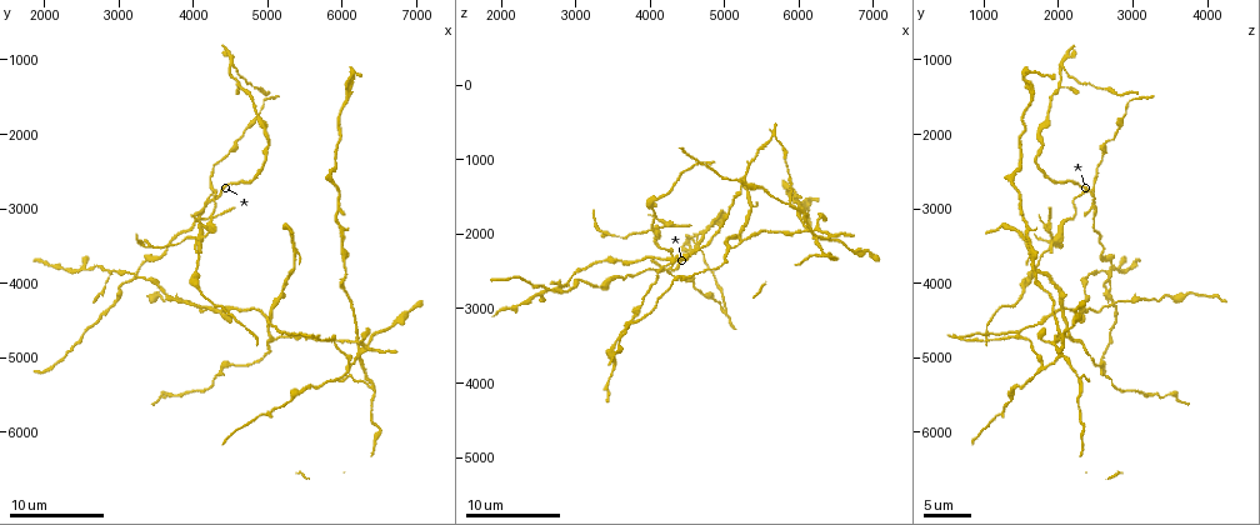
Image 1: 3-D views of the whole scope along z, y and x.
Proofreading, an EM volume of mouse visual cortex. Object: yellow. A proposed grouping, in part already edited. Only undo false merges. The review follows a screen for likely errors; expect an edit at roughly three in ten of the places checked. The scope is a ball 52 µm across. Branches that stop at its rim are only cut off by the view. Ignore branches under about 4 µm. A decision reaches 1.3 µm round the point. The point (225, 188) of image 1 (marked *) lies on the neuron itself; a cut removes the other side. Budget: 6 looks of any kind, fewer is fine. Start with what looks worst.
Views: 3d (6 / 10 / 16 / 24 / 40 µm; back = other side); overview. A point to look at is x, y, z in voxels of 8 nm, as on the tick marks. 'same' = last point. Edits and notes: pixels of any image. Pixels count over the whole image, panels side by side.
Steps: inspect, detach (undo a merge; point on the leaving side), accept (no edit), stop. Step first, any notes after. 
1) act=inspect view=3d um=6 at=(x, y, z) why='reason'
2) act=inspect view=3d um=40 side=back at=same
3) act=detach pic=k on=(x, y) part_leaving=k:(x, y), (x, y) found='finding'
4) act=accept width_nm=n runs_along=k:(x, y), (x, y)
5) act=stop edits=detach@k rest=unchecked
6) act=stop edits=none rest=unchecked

act=inspect view=3d um=10 at=(4300, 4350, 2400) why='three-way junction'

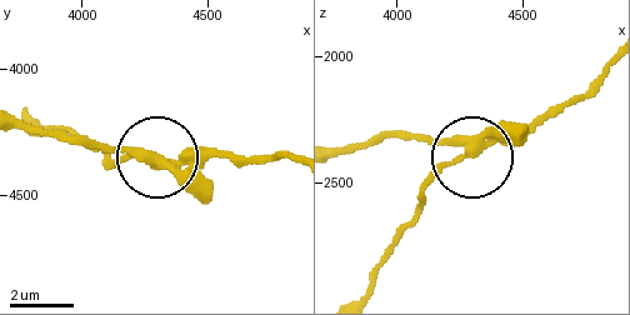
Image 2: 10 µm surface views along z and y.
act=detach pic=2 on=(441, 168) part_leaving=2:(490, 146), (569, 105), (609, 58) found='two neurons meet here'

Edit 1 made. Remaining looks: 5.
act=inspect view=overview

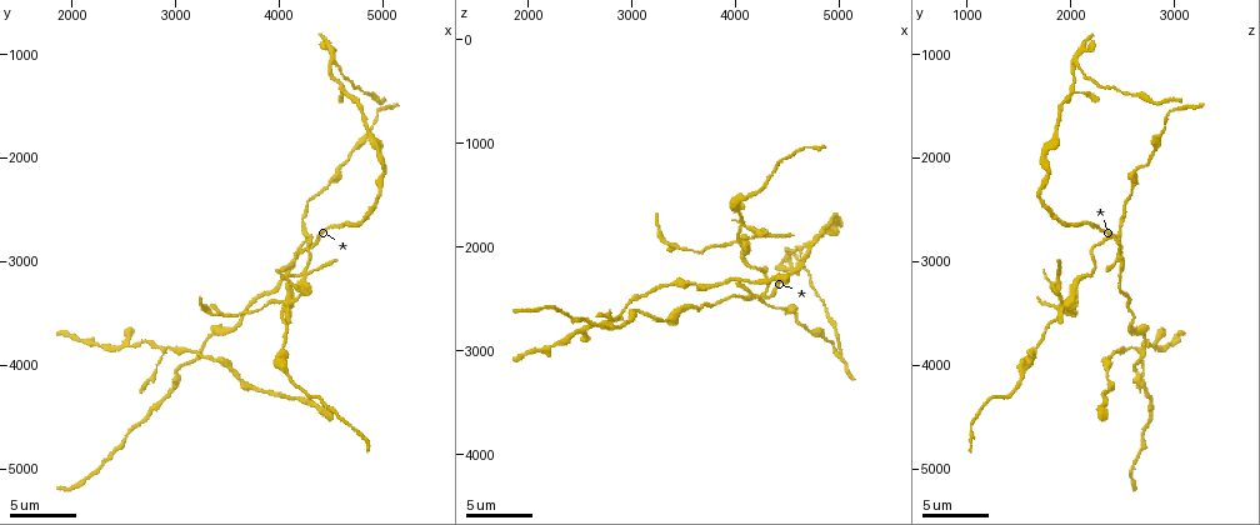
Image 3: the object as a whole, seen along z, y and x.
act=inspect view=3d um=10 at=(3040, 3860, 2480) why='two arms in line, one across'

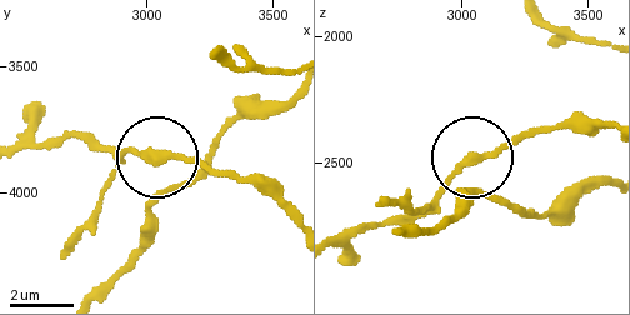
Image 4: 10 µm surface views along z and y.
act=accept arms=3 runs_along=4:(289, 101), (248, 111), (175, 184), (156, 160), (106, 151) found='one neuron here'

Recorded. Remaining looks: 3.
act=inspect view=3d um=6 at=(3580, 3600, 2560) why='thick turns thin'

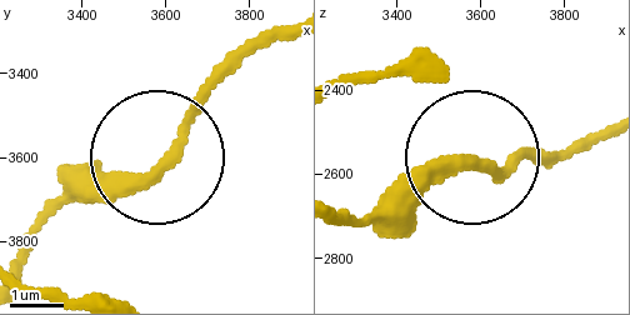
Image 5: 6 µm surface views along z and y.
act=accept found='one neuron here'

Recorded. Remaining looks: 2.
act=stop edits=detach@2 rest=unchecked

